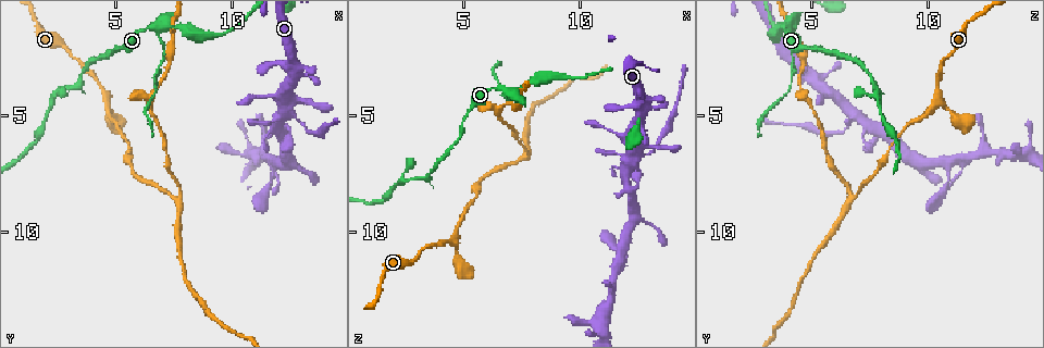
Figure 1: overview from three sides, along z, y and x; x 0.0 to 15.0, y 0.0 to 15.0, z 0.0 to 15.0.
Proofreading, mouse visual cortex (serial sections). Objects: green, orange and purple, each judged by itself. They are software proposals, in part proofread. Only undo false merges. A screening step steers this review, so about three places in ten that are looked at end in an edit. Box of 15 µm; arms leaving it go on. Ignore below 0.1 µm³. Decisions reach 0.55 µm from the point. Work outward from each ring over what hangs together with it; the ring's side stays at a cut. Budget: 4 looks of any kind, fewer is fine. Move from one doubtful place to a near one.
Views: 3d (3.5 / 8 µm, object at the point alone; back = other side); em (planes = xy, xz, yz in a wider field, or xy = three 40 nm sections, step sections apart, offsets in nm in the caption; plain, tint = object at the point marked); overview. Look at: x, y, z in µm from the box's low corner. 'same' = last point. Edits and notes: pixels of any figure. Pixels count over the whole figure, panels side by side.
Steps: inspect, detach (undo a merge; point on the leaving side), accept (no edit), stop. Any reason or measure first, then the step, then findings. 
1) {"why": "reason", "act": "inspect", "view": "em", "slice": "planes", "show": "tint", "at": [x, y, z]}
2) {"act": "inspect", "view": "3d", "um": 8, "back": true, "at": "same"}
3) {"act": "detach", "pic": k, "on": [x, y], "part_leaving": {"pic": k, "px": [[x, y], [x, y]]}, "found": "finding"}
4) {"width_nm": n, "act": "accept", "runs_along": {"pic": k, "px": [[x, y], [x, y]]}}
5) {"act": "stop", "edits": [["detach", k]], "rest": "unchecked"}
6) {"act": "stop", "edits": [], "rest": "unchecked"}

{"why": "four arms meet", "act": "inspect", "view": "3d", "um": 8, "at": [6.9, 1.2, 3.9]}

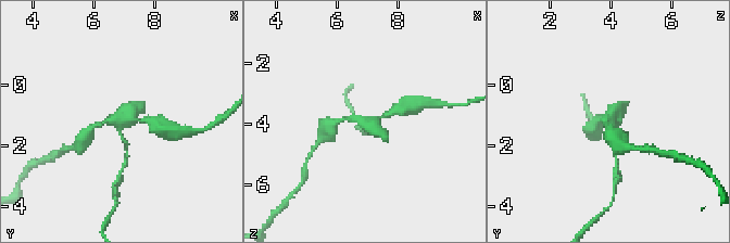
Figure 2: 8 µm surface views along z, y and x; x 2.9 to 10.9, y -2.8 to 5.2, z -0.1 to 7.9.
{"arms": 4, "arm_widths_nm": [150, 150, 150, 350], "act": "inspect", "view": "em", "slice": "xy", "step": 1, "show": "tint", "at": [6.8, 1.2, 3.9]}

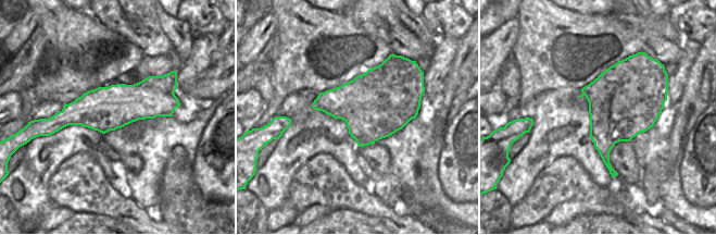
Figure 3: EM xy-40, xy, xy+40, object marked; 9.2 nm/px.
{"act": "detach", "pic": 2, "on": [125, 148], "part_leaving": {"pic": 2, "px": [[120, 129], [127, 142], [121, 171]]}, "found": "two cells meet here"}

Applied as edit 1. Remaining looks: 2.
{"why": "abrupt turn", "act": "inspect", "view": "3d", "um": 3.5, "at": [3.5, 3.8, 7.7]}

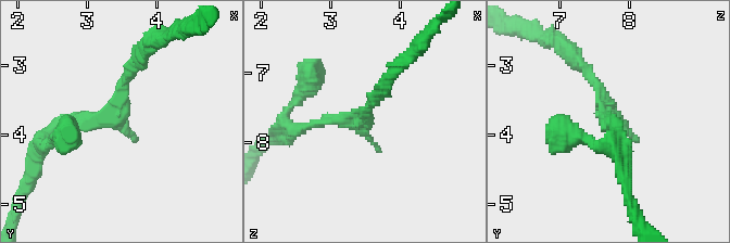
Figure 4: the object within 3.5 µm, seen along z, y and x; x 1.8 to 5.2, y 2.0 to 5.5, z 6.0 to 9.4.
{"why": "shape alone is not enough", "act": "inspect", "view": "em", "slice": "planes", "show": "tint", "at": [3.35, 3.75, 7.70]}

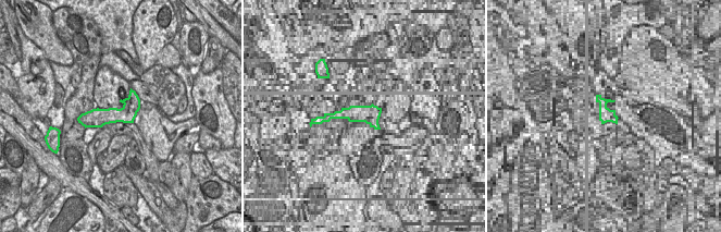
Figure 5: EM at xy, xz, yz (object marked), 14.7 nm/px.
{"act": "accept", "runs_along": {"pic": 4, "px": [[137, 62], [113, 118], [47, 136]]}, "found": "one cell here"}

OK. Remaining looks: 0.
{"act": "stop", "edits": [["detach", 2]], "rest": "unchecked"}

